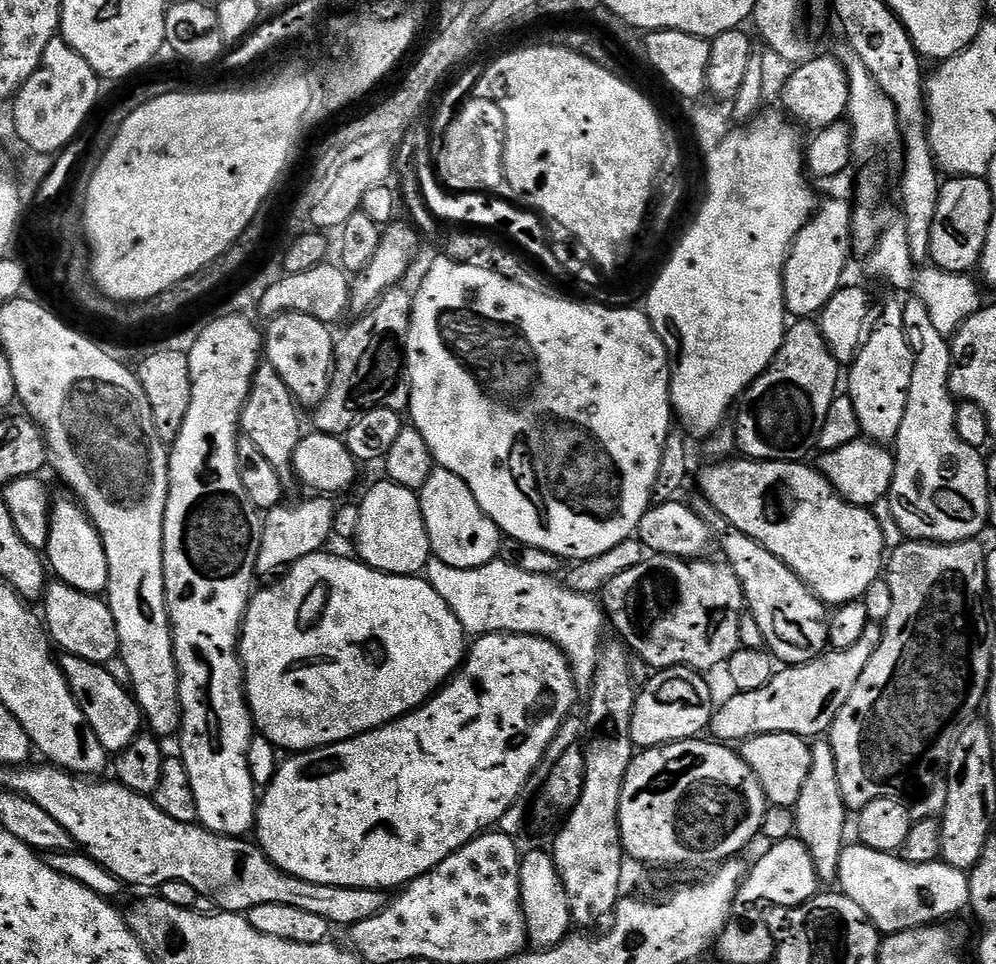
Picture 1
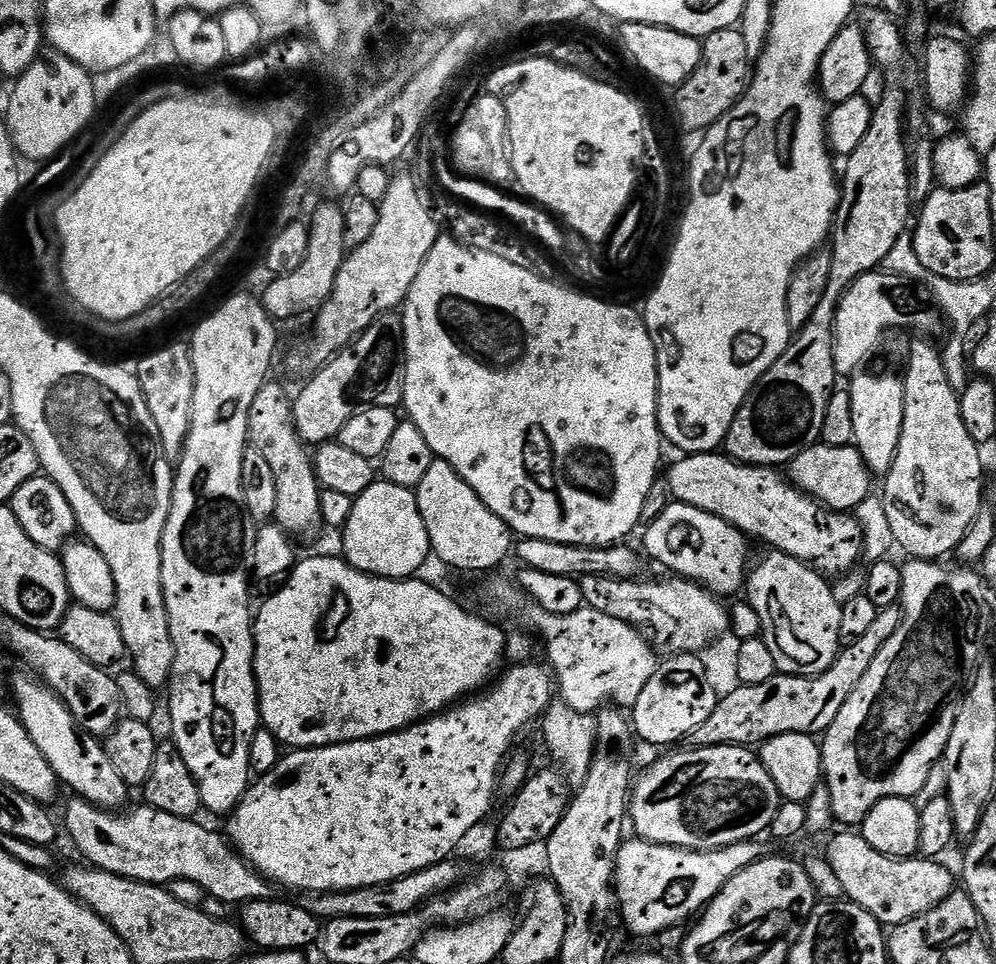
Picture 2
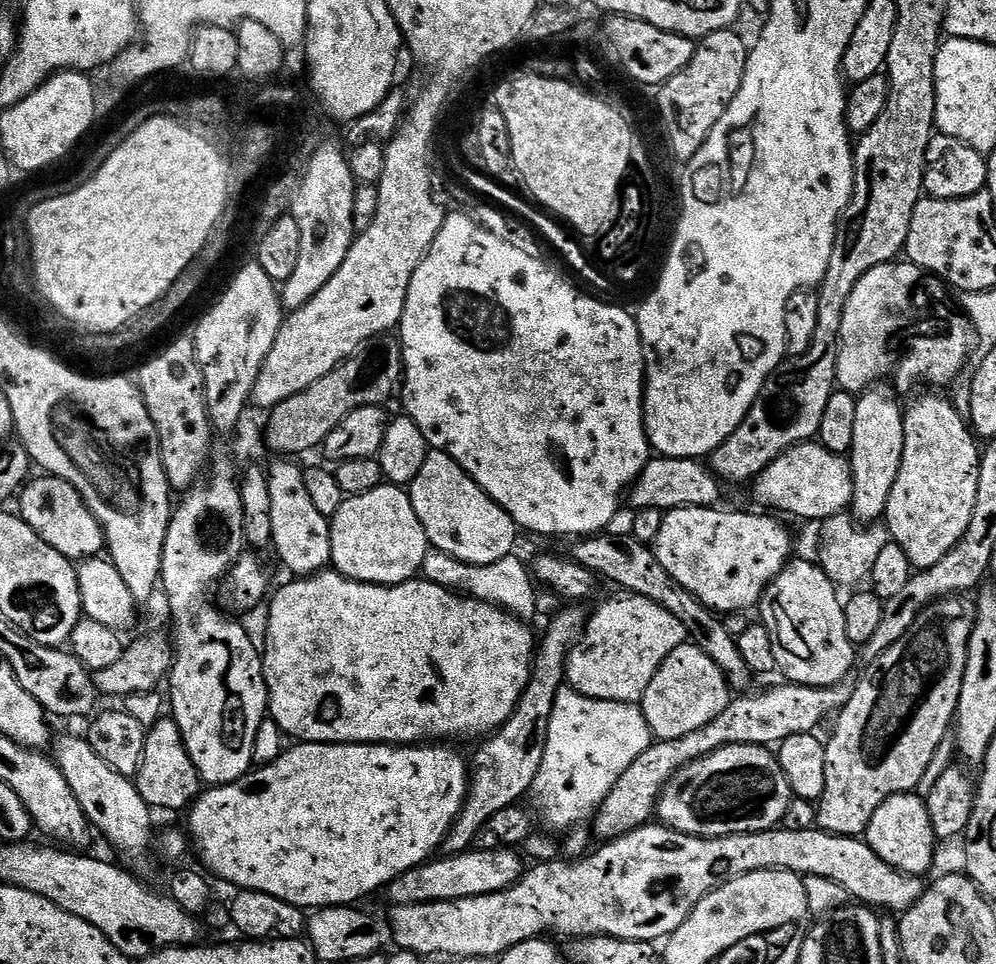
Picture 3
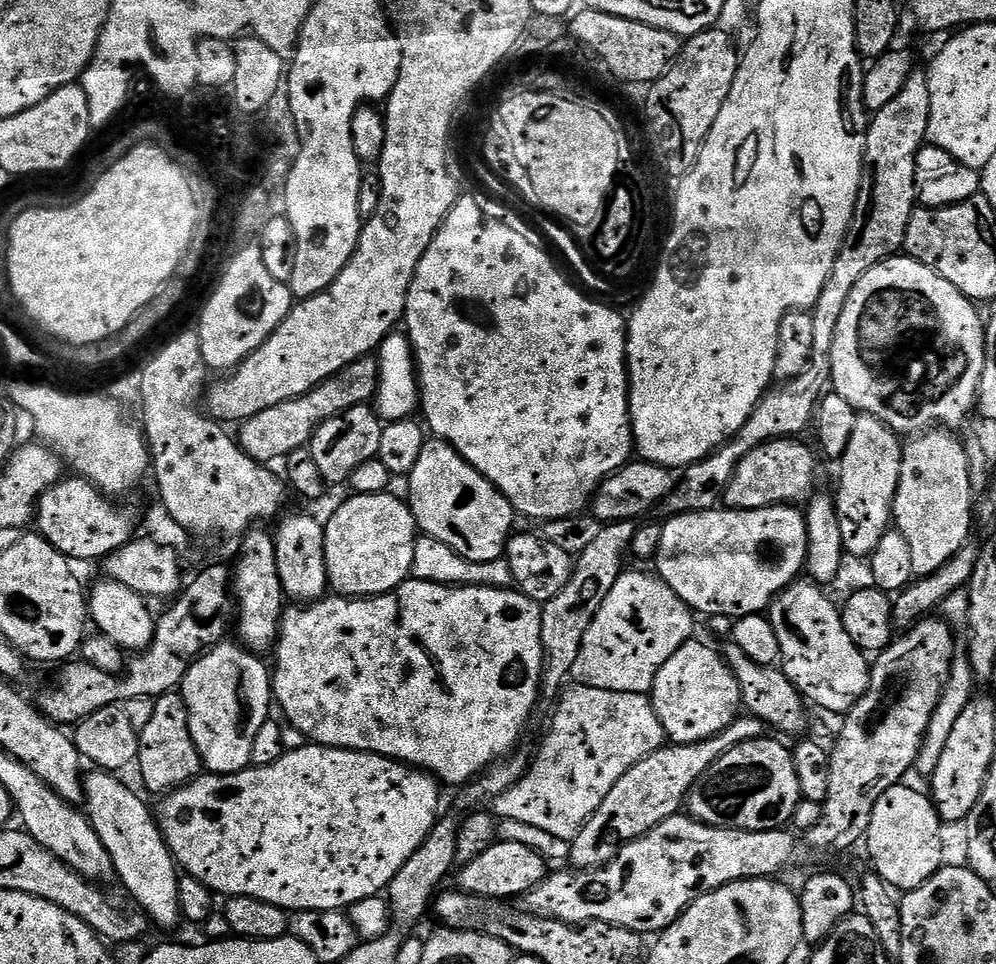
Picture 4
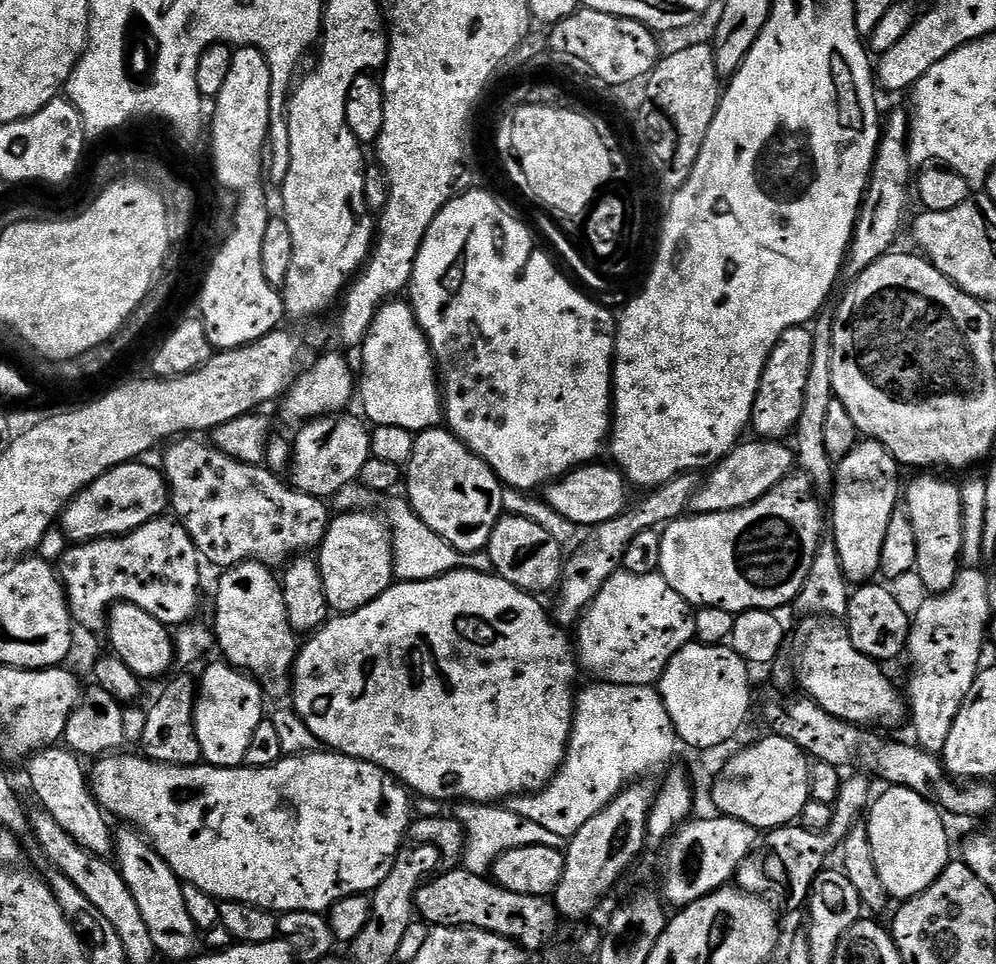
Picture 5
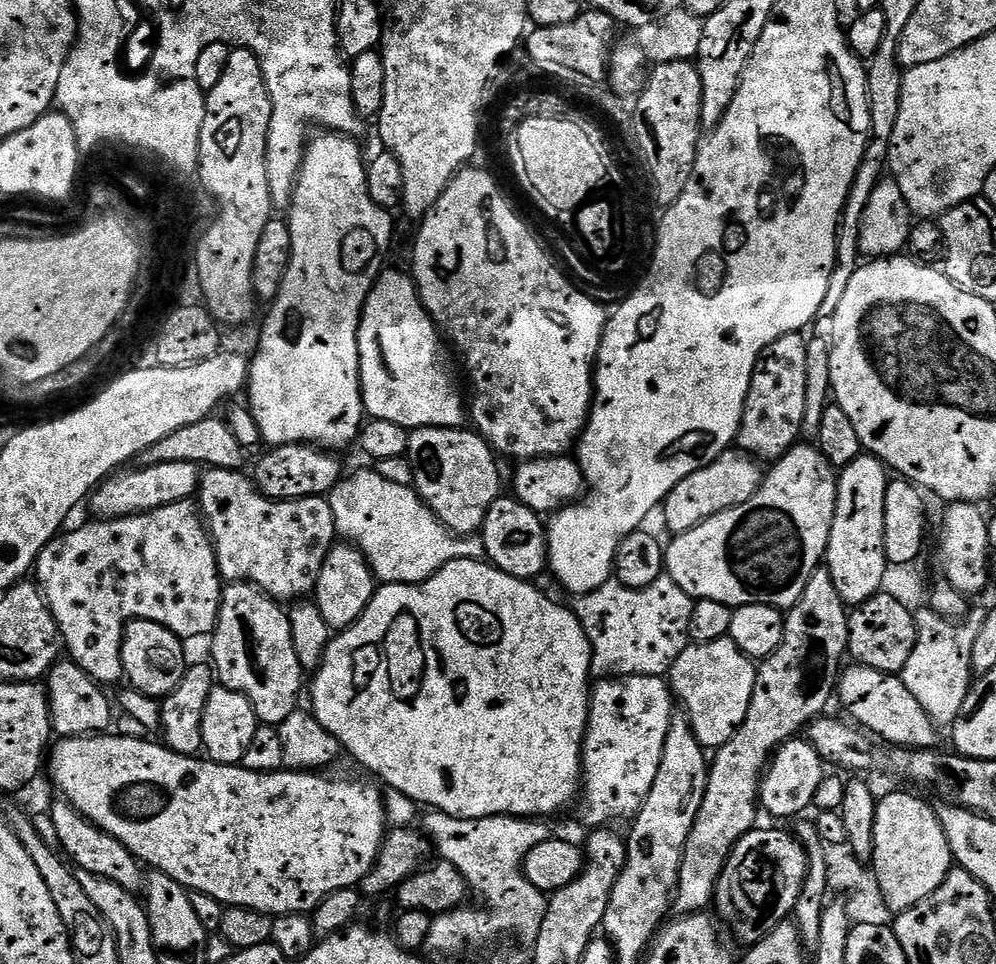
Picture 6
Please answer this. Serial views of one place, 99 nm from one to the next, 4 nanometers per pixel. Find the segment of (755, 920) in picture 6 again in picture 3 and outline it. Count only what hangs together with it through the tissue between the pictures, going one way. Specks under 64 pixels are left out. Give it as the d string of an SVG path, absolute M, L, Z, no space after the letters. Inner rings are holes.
M963 595L945 596L943 600L937 600L936 603L924 609L905 636L898 638L894 646L890 646L882 655L875 657L869 663L872 665L861 674L860 681L855 681L852 696L835 717L836 729L833 730L832 737L827 737L826 740L826 790L818 801L816 809L816 823L821 832L829 832L835 836L863 837L870 826L870 818L874 818L874 810L878 810L882 802L886 802L891 796L915 793L918 782L922 782L922 774L926 774L926 766L930 766L930 758L934 758L938 746L950 734L950 729L953 727L954 717L958 710L958 698L962 694L962 678L966 674L966 650L970 646L970 634L975 617L975 603Z

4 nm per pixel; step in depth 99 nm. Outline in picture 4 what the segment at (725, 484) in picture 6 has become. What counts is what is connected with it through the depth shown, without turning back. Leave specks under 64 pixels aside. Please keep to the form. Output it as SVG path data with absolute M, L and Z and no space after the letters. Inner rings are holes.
M800 438L771 440L746 454L734 470L734 478L724 491L723 503L737 512L769 508L775 504L799 505L813 495L816 484L817 453L807 448Z

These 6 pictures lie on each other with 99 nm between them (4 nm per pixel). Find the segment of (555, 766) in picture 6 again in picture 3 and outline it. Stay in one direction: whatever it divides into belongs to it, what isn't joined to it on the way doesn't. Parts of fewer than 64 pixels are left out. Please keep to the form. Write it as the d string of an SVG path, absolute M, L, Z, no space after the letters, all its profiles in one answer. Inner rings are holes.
M325 570L317 572L314 576L305 576L296 578L291 581L285 588L280 588L271 597L272 605L268 608L268 633L264 636L264 644L262 640L262 659L264 662L264 681L268 687L268 711L270 719L281 728L286 735L292 735L298 742L306 744L394 744L397 746L416 746L424 741L432 742L452 742L455 736L480 736L487 737L489 734L501 728L510 718L510 714L518 706L520 695L526 690L528 679L532 676L532 661L534 659L534 636L532 640L532 632L525 621L520 620L516 616L511 616L509 612L504 612L500 608L494 607L493 604L484 604L481 600L473 600L465 598L455 592L449 592L448 589L432 584L429 580L417 578L408 580L404 584L394 584L385 586L382 584L359 584L357 580L347 580L345 576L340 575L335 570Z

